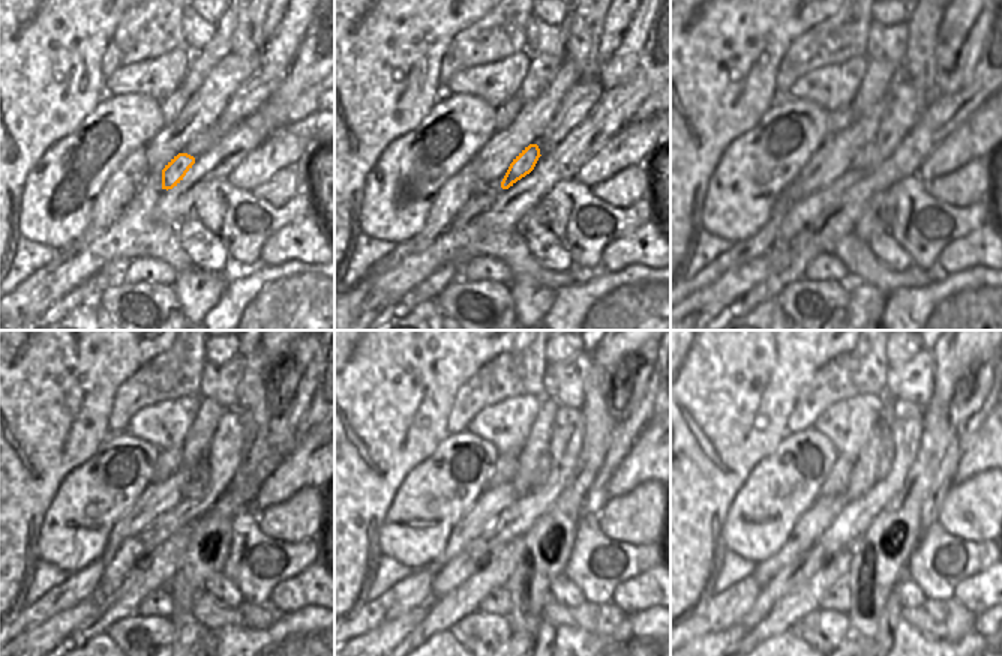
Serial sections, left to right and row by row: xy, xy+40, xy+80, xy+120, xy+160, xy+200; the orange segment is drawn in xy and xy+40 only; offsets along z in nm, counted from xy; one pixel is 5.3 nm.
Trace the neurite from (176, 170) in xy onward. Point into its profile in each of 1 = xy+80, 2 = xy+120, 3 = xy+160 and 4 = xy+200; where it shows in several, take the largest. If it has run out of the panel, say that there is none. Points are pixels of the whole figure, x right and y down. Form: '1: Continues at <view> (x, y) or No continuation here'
1: Continues at xy+80 (864, 158)
2: Continues at xy+120 (197, 487)
3: Continues at xy+160 (543, 467)
4: Continues at xy+200 (887, 415)

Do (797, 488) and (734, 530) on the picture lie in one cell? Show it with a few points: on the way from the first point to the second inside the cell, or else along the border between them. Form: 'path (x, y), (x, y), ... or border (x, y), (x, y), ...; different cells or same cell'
path (782, 496), (749, 529); same cell

